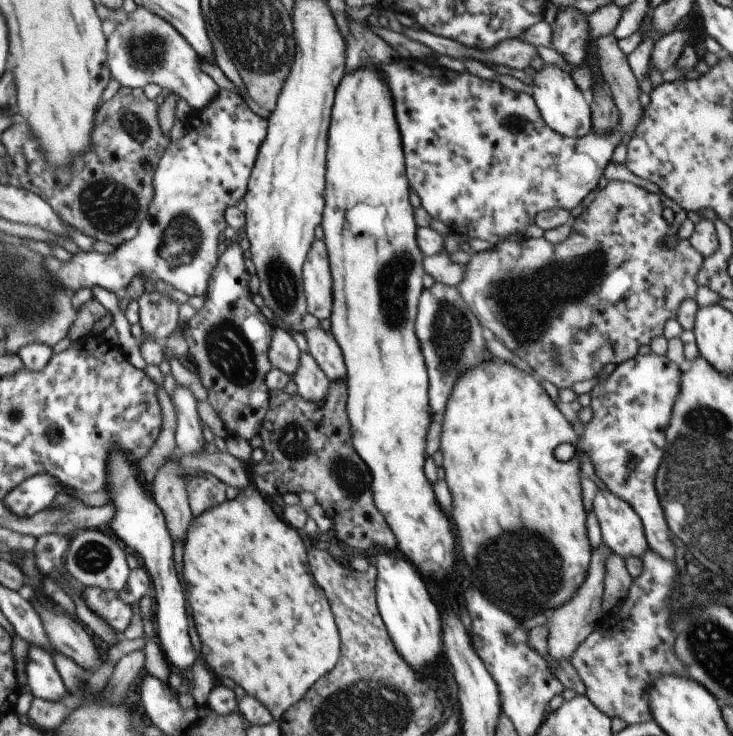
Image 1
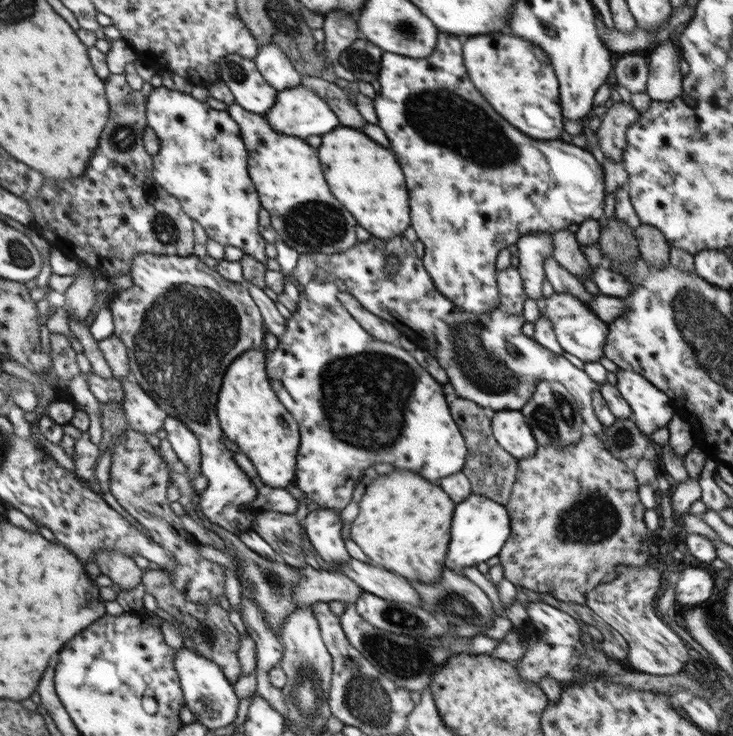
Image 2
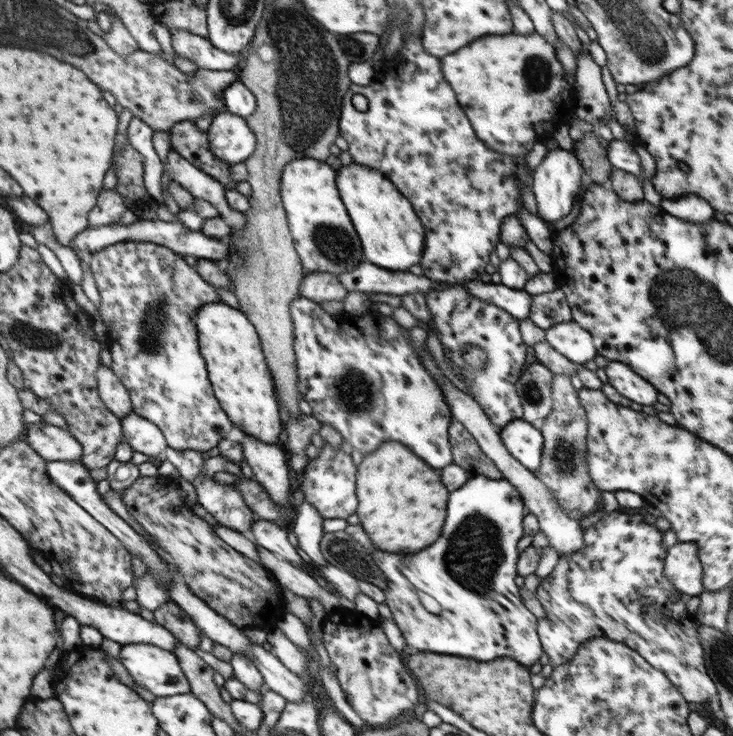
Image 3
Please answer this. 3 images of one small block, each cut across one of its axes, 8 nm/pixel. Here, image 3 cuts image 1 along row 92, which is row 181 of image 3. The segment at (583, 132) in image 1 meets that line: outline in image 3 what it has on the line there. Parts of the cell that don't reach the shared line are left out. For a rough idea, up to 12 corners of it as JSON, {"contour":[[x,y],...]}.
{"contour":[[571,150],[548,151],[533,170],[537,215],[568,216],[585,170]]}

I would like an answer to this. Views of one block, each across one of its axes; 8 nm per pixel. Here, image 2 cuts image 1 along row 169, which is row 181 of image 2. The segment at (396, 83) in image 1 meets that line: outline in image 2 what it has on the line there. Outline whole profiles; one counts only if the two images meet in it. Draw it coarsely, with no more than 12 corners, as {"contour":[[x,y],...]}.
{"contour":[[462,42],[383,51],[373,99],[433,284],[500,306],[496,256],[604,214],[580,141],[529,138]]}

